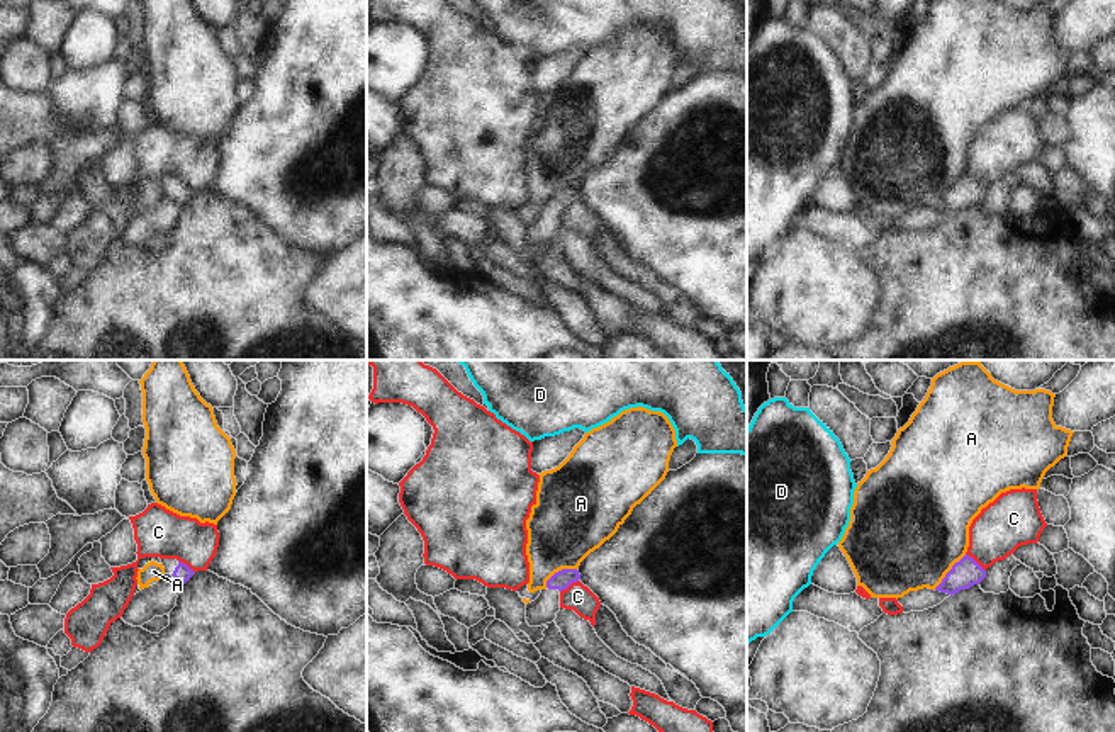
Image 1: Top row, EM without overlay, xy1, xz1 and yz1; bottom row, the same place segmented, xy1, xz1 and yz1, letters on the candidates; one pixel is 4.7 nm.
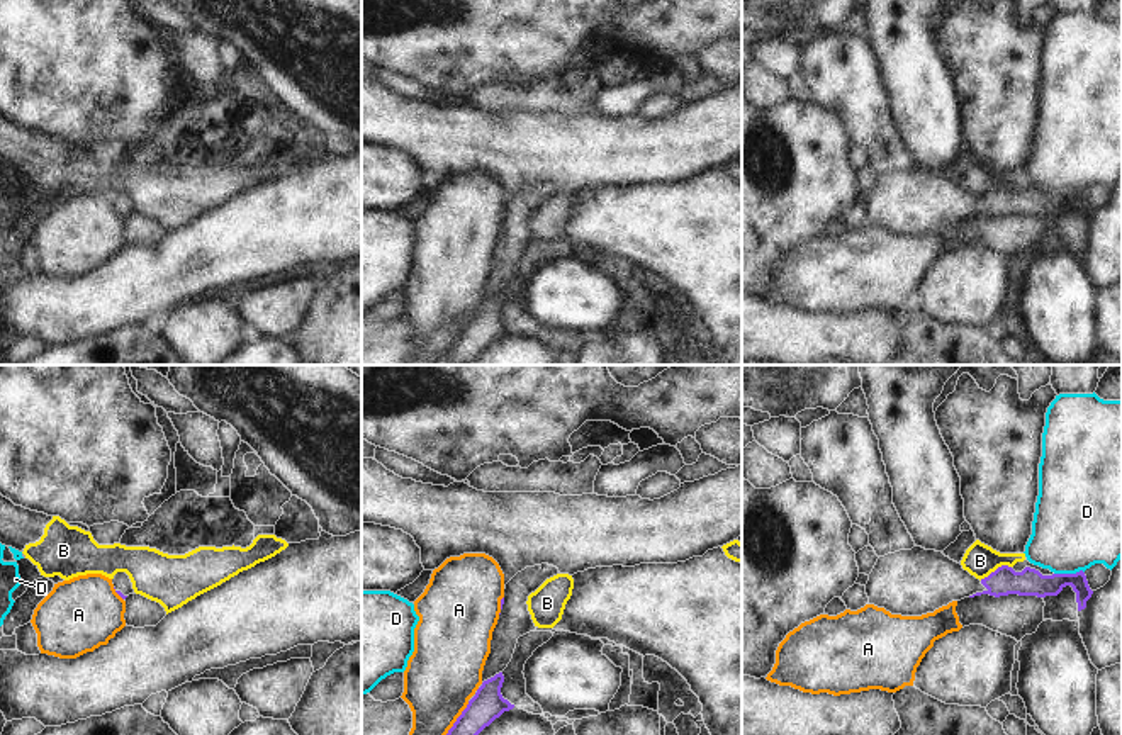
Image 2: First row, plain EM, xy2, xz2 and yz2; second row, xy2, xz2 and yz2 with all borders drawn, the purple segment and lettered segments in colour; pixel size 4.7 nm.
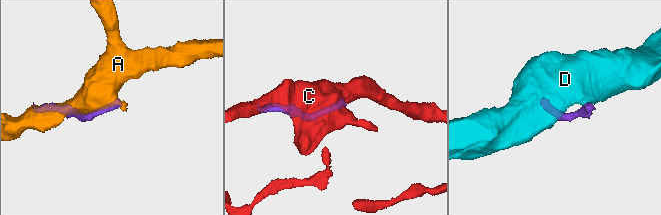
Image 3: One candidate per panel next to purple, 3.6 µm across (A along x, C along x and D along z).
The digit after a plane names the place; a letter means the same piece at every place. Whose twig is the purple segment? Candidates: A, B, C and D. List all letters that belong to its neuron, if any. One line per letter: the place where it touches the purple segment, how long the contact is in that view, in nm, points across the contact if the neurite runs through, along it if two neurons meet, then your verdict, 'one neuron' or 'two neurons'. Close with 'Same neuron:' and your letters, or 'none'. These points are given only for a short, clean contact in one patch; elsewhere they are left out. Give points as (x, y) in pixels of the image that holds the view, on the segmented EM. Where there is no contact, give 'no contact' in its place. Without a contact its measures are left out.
A: contact yz1 (949, 571); length 220 nm; two neurons
B: contact yz2 (997, 569); length 170 nm; border yz2 (1010, 566), (1000, 566), (980, 579); two neurons
C: contact yz1 (976, 563); length 130 nm; border yz1 (966, 552), (985, 571); two neurons
D: contact yz2 (1068, 574); length 140 nm; border yz2 (1083, 571), (1054, 574); two neurons
Same neuron: none

